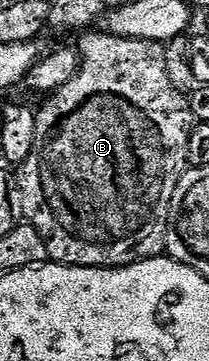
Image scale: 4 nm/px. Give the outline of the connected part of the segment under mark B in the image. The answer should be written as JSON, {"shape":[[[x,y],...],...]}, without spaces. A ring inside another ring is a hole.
{"shape":[[[109,30],[94,31],[76,43],[80,56],[78,72],[63,87],[49,96],[42,108],[37,108],[34,116],[36,137],[32,153],[20,164],[16,171],[16,191],[20,196],[20,215],[25,222],[44,237],[49,262],[63,263],[66,267],[127,267],[145,259],[156,259],[166,255],[166,234],[170,224],[172,193],[176,193],[178,178],[187,170],[186,149],[190,146],[190,131],[186,123],[191,122],[187,100],[183,92],[175,89],[166,69],[166,49],[161,43],[129,39],[111,35]]]}

